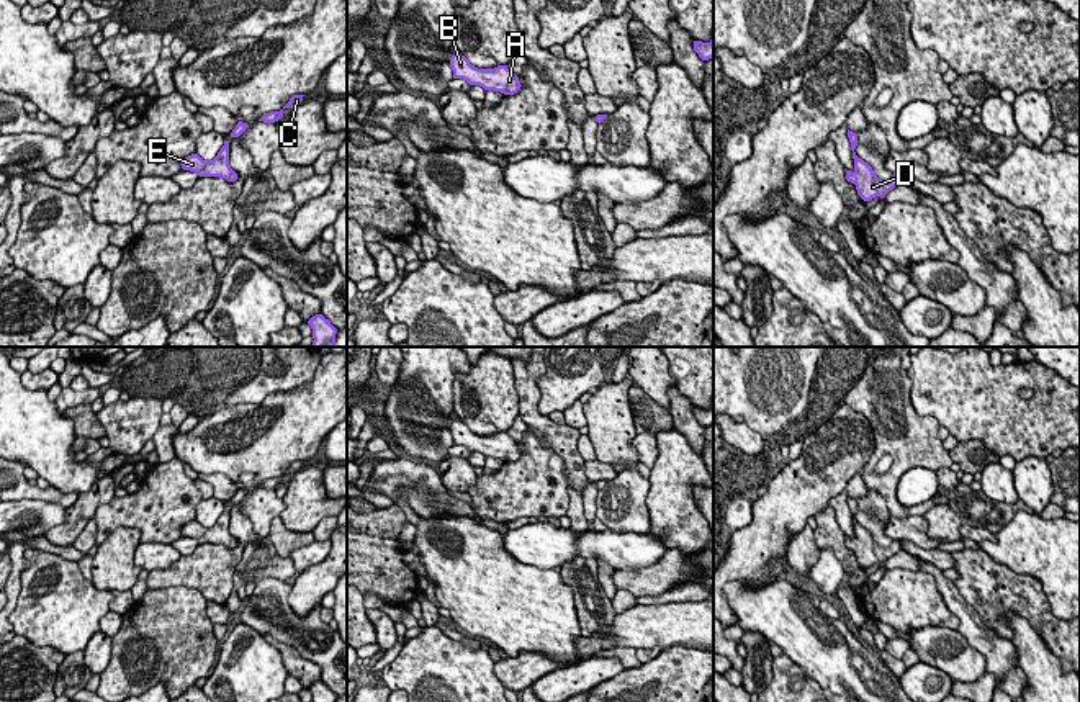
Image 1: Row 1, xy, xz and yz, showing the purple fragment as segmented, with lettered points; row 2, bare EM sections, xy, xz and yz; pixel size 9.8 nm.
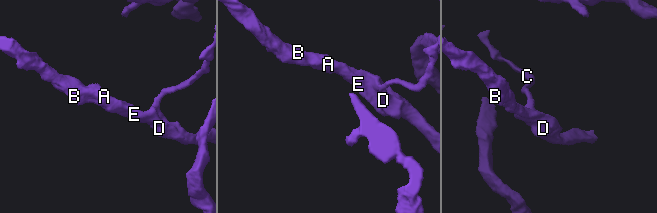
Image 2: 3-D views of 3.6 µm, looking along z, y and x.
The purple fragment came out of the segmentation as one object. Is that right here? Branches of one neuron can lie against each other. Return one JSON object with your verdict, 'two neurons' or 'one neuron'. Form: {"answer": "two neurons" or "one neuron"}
{"answer": "two neurons"}

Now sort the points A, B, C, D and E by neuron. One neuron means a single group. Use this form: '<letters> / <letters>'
A B D E / C

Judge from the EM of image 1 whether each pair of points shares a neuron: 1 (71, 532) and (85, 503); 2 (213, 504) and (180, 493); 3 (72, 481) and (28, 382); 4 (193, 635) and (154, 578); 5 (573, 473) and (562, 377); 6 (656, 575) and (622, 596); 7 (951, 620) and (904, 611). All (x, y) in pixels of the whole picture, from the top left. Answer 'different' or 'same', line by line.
1: same
2: different
3: different
4: different
5: different
6: different
7: same

